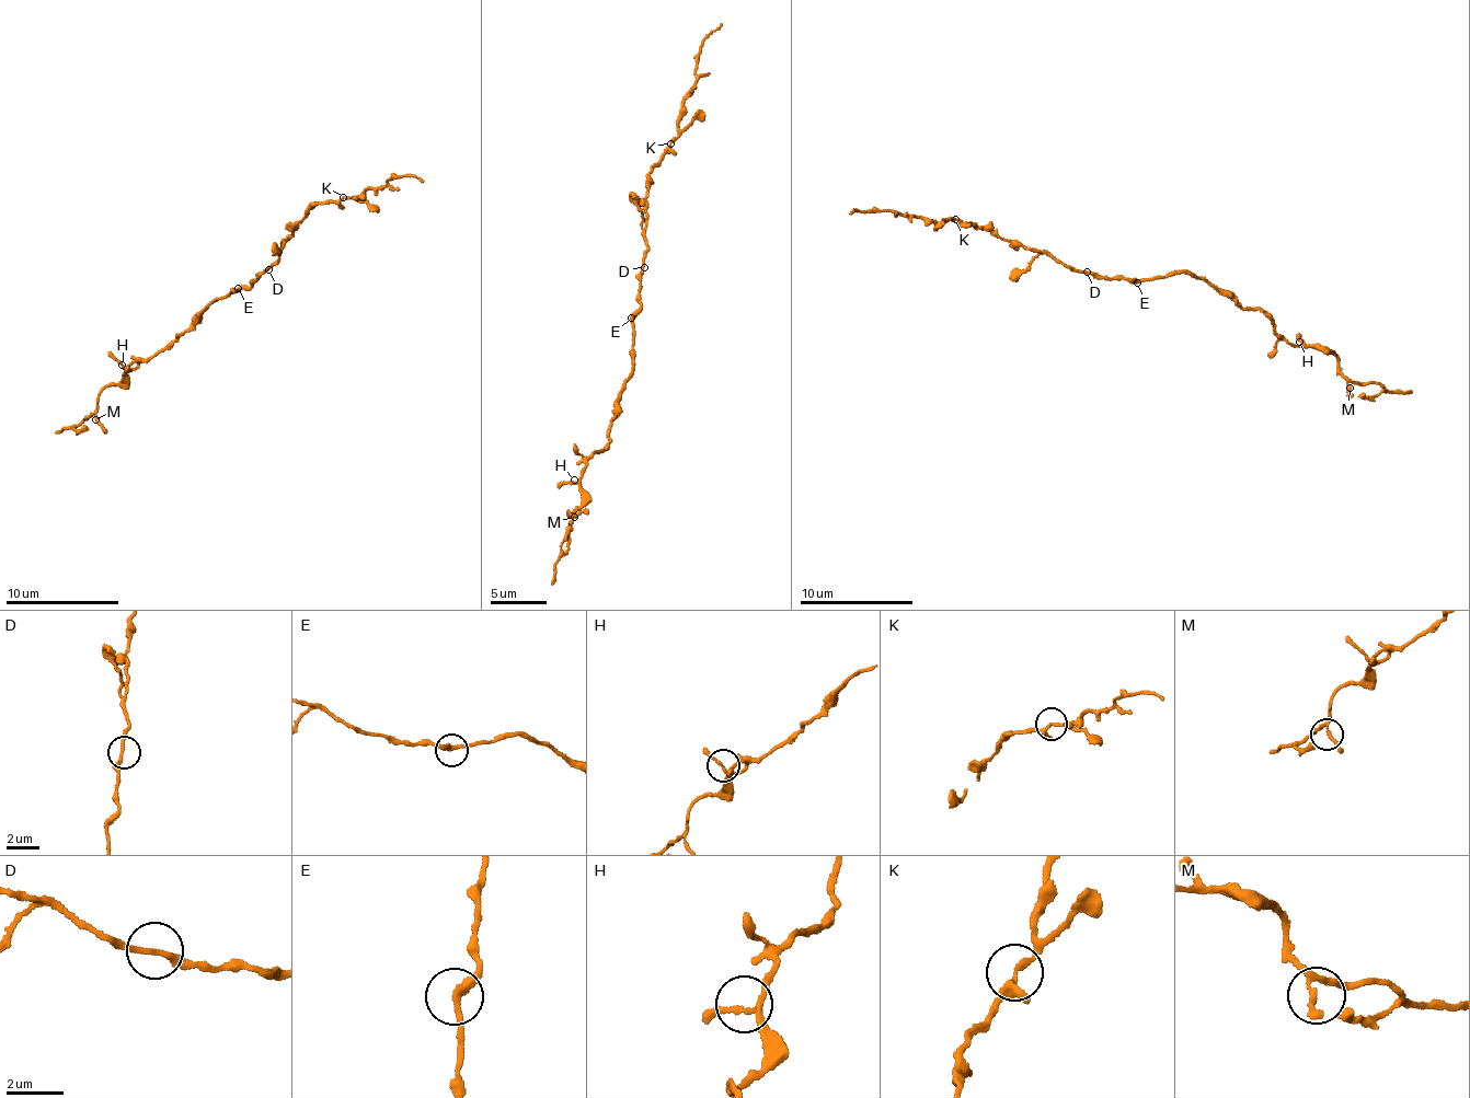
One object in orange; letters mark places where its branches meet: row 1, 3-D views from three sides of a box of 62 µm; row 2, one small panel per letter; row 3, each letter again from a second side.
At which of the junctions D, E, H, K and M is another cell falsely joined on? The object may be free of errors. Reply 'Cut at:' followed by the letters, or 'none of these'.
Cut at: none of these

